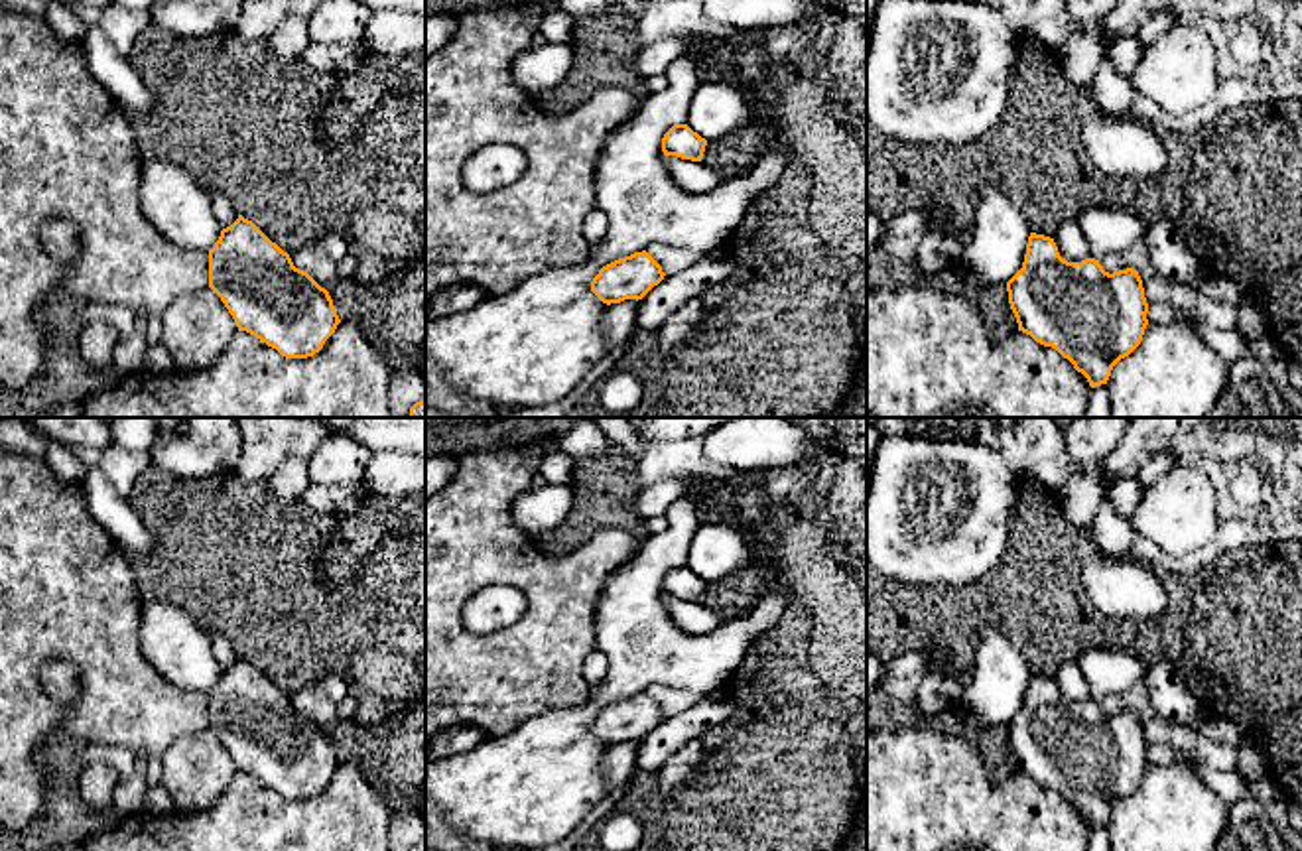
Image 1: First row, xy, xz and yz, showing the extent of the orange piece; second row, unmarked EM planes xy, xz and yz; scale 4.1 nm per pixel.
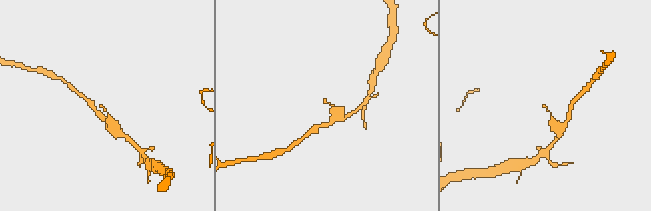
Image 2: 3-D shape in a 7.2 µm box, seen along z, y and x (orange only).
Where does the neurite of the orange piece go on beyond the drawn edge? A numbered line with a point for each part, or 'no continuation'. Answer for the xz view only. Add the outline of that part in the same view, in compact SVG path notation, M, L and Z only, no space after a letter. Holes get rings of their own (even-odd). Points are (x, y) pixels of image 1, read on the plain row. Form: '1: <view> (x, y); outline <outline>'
no continuation

